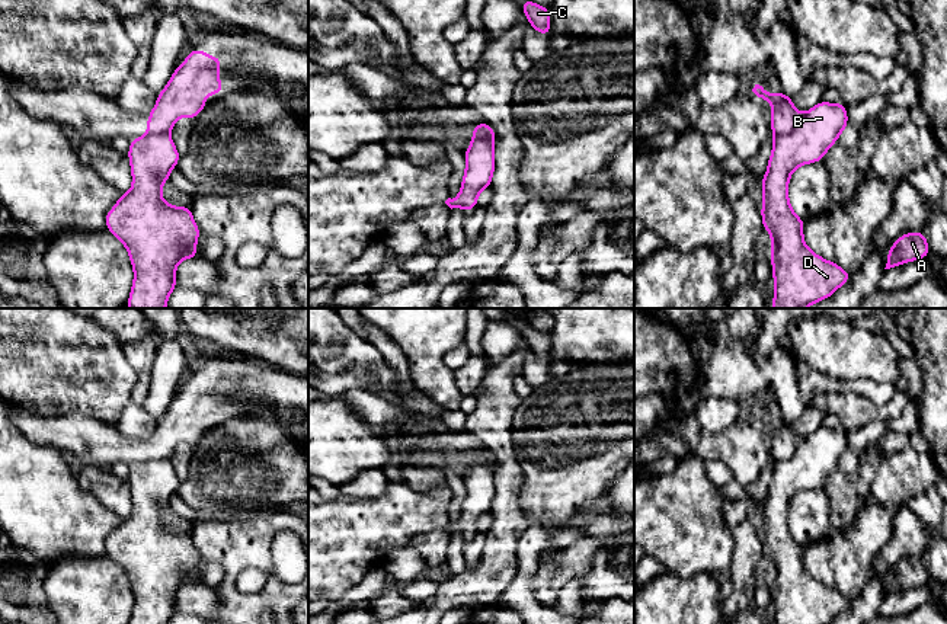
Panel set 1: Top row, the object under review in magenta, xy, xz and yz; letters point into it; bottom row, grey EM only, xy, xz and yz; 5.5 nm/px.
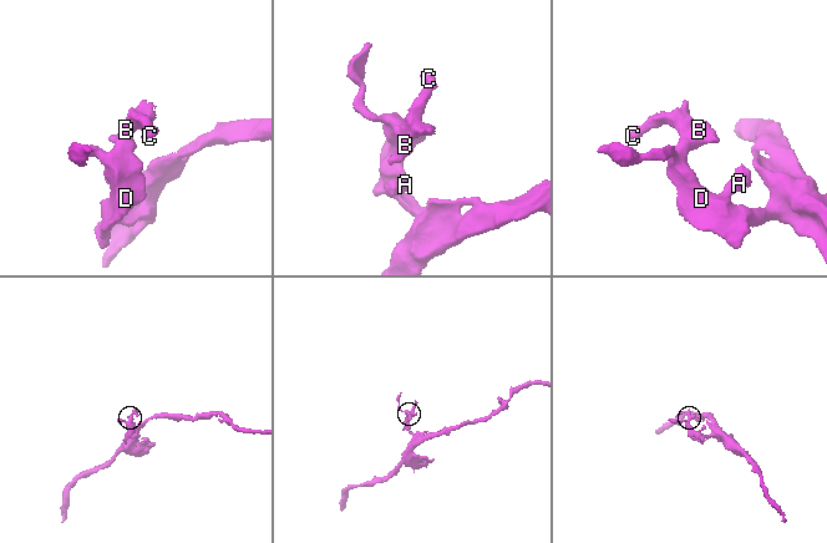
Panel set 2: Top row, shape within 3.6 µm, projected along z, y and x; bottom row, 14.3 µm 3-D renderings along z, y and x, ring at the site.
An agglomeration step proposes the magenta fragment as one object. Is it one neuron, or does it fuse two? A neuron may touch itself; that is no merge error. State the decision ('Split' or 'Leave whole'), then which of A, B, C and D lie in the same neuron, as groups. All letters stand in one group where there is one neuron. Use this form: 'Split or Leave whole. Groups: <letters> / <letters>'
Split. Groups: A B D / C

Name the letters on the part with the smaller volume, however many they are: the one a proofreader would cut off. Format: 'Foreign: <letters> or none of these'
Foreign: C

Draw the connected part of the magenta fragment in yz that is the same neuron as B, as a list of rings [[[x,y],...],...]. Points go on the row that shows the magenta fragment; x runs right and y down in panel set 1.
[[[820,100],[807,112],[800,113],[788,134],[774,134],[772,153],[762,182],[762,227],[771,234],[771,276],[775,281],[774,308],[807,308],[829,298],[839,287],[847,284],[851,272],[812,252],[803,239],[804,221],[793,211],[788,201],[788,182],[791,173],[803,166],[823,160],[826,151],[836,143],[848,127],[847,106]]]

